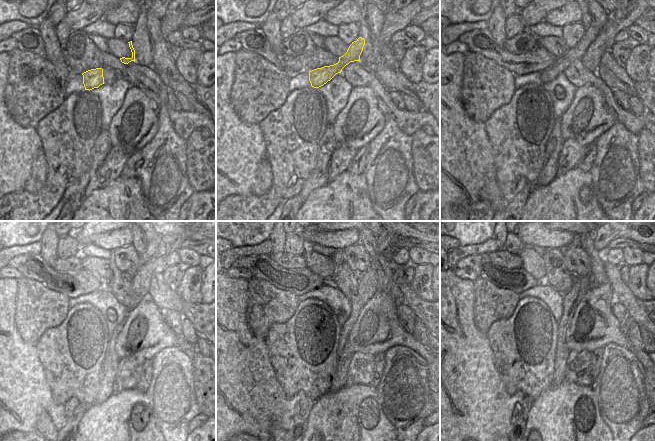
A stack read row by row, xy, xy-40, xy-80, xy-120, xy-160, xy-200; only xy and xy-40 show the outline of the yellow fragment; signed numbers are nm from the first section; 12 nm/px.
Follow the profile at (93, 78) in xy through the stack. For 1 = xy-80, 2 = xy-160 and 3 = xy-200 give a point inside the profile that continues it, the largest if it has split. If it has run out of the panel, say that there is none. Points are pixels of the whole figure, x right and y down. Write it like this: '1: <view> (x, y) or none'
1: xy-80 (549, 74)
2: xy-160 (380, 243)
3: xy-200 (601, 241)

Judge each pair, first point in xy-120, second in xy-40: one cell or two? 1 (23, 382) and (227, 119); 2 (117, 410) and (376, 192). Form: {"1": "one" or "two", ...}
{"1": "one", "2": "two"}

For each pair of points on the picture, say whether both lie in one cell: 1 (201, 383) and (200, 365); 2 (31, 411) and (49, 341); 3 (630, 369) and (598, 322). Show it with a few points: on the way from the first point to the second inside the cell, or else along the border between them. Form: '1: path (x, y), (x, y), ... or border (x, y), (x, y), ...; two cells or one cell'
1: path (201, 379), (200, 369); one cell
2: border (35, 346), (46, 382), (50, 388); two cells
3: border (605, 346), (608, 344), (621, 345), (634, 354); two cells

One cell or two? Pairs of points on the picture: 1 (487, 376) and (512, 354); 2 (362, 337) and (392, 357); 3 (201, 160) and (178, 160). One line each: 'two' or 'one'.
1: two
2: two
3: two

